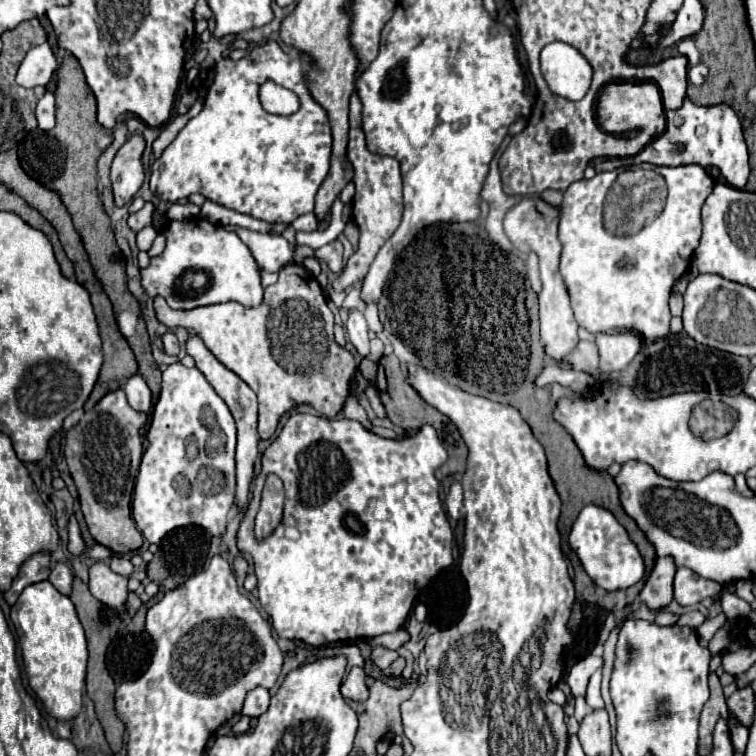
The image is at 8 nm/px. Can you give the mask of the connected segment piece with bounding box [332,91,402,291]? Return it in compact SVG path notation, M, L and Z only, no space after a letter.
M354 91L350 97L350 141L348 141L348 161L354 167L354 179L352 183L356 185L356 195L352 199L352 215L354 223L360 229L360 243L354 255L348 259L344 273L332 283L337 291L344 291L366 277L370 263L374 261L376 253L380 247L392 237L392 233L398 229L400 219L402 219L402 177L400 177L400 167L394 157L384 157L370 153L364 143L364 131L360 125L360 97Z

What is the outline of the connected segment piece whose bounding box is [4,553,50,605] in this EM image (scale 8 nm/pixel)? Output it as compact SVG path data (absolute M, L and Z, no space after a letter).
M34 553L22 567L20 567L20 573L16 575L16 579L12 581L12 587L10 591L4 593L8 605L14 605L18 595L22 593L22 589L26 585L32 585L32 583L38 583L38 581L44 581L48 579L48 573L50 573L50 553Z

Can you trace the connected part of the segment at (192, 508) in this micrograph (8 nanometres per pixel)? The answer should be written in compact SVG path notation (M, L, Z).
M174 363L168 369L164 369L162 373L162 389L158 395L158 401L154 405L152 411L152 421L150 421L150 429L148 429L148 447L142 455L142 463L140 463L140 473L136 477L136 485L134 485L134 493L132 493L132 517L138 525L138 529L142 531L142 535L150 541L150 543L160 543L160 539L176 529L178 525L200 525L202 529L206 529L212 537L222 537L226 533L226 521L228 521L228 511L234 505L234 493L236 493L236 479L234 479L234 449L236 449L236 425L234 425L234 417L230 413L230 409L226 407L226 403L216 395L216 391L212 389L212 385L206 381L206 377L194 367L188 369L182 363Z

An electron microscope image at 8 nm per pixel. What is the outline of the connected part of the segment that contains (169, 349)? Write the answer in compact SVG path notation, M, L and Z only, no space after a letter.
M168 331L166 335L164 335L164 351L168 353L168 355L178 355L178 351L180 351L180 345L178 345L178 339L176 339L176 335L174 335L174 331Z

